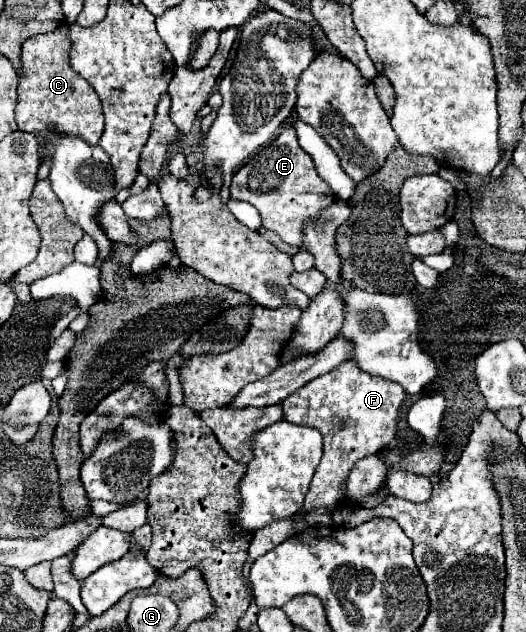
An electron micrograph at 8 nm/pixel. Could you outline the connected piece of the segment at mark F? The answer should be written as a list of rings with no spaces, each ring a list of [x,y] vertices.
[[[348,363],[348,367],[336,367],[334,371],[312,379],[282,403],[286,421],[316,427],[324,437],[324,457],[314,473],[304,501],[304,511],[318,507],[334,511],[338,507],[340,499],[344,497],[346,477],[356,461],[380,453],[394,441],[396,419],[404,397],[406,391],[402,385],[368,375],[358,369],[358,365]]]

